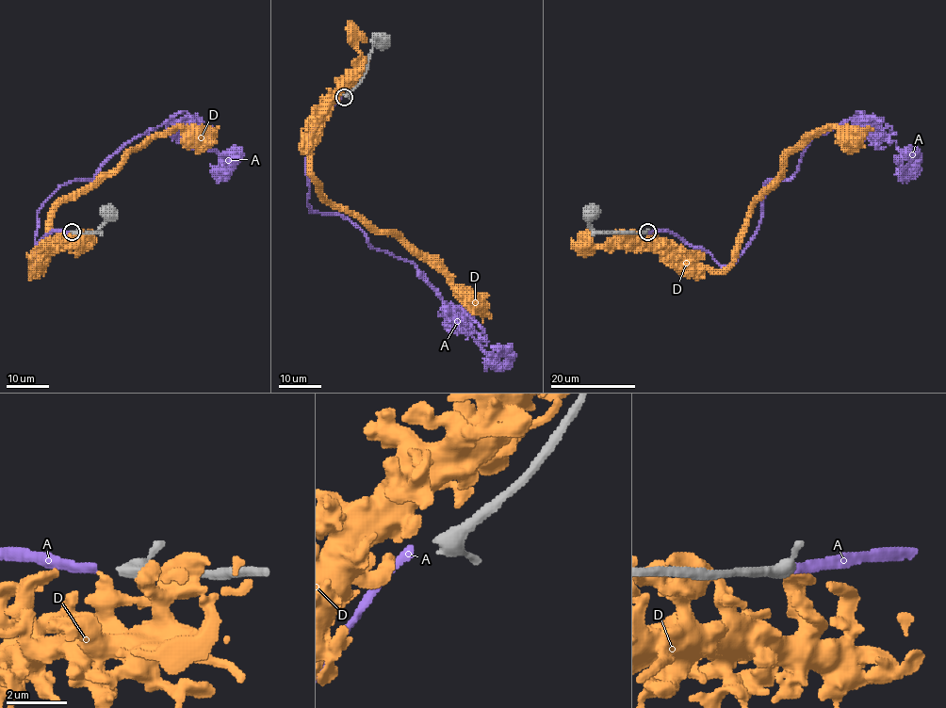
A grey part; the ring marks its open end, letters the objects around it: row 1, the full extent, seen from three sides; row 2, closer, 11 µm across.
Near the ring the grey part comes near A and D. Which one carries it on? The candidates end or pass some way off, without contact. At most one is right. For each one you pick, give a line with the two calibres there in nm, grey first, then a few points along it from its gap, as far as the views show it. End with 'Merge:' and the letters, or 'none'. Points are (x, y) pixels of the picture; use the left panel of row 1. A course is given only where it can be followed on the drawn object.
Merge: none

